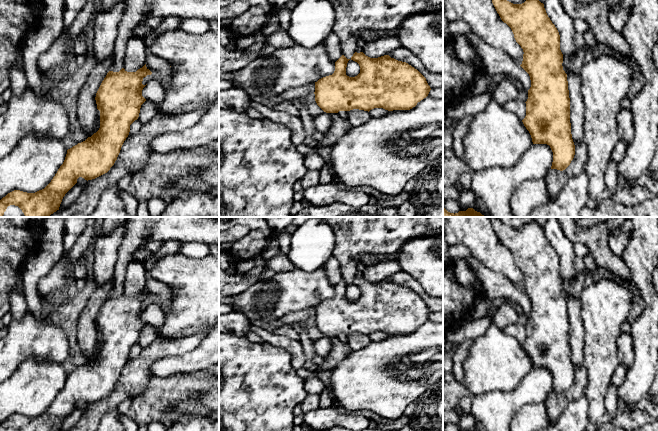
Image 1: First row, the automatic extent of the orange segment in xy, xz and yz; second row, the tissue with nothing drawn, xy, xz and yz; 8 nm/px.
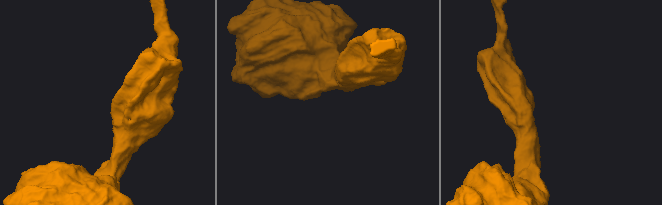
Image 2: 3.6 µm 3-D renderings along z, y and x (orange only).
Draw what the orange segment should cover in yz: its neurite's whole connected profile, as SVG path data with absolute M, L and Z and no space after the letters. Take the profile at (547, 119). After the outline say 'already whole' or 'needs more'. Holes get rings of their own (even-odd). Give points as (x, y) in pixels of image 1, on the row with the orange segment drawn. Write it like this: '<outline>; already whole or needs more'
M492 0L492 3L501 20L512 30L516 42L523 49L523 61L520 65L530 76L531 87L528 90L526 103L526 116L522 120L529 131L533 144L547 144L553 152L551 169L565 170L575 155L575 145L571 134L570 98L567 74L563 70L563 54L560 50L560 35L548 17L544 4L539 0L526 0L522 4L513 4L507 0Z; already whole

